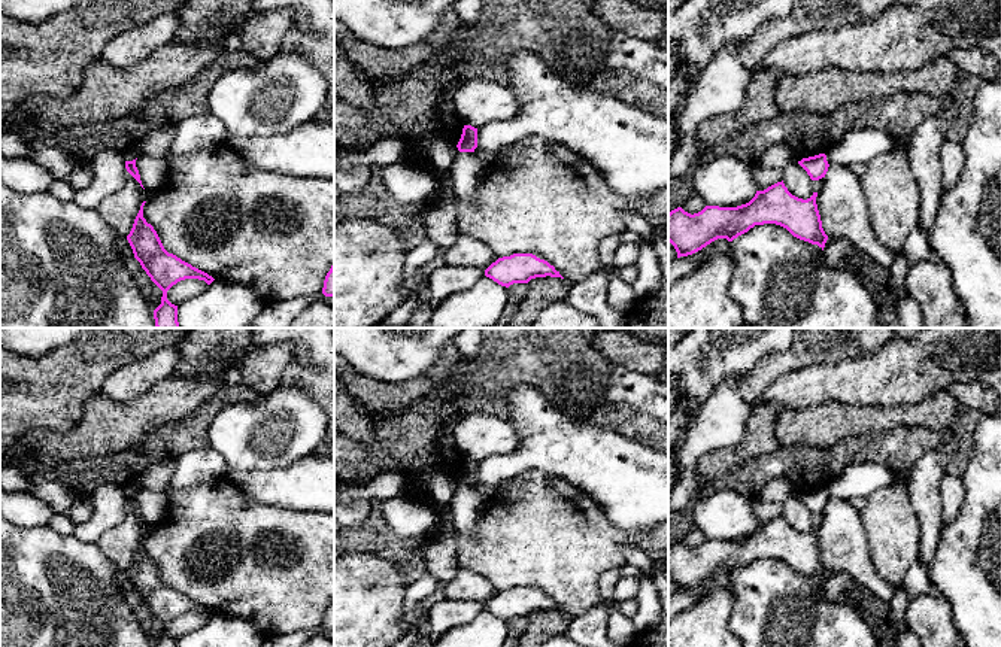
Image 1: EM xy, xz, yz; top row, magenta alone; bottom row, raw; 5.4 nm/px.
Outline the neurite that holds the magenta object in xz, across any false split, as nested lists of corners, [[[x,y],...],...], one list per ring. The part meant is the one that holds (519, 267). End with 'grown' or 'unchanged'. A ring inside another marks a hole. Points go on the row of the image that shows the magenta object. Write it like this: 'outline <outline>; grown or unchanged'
outline [[[513,253],[498,258],[485,270],[485,276],[506,288],[513,283],[528,283],[536,277],[564,279],[553,265],[533,253]]]; unchanged

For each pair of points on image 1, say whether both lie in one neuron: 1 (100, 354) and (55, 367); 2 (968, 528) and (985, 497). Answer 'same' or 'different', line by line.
1: same
2: same

